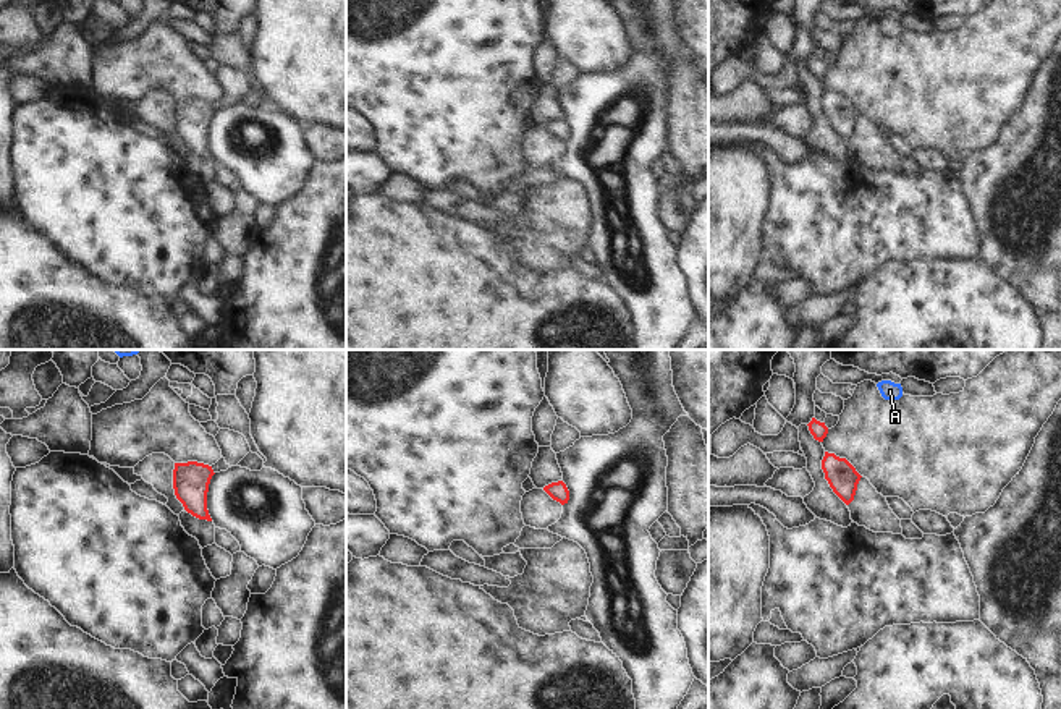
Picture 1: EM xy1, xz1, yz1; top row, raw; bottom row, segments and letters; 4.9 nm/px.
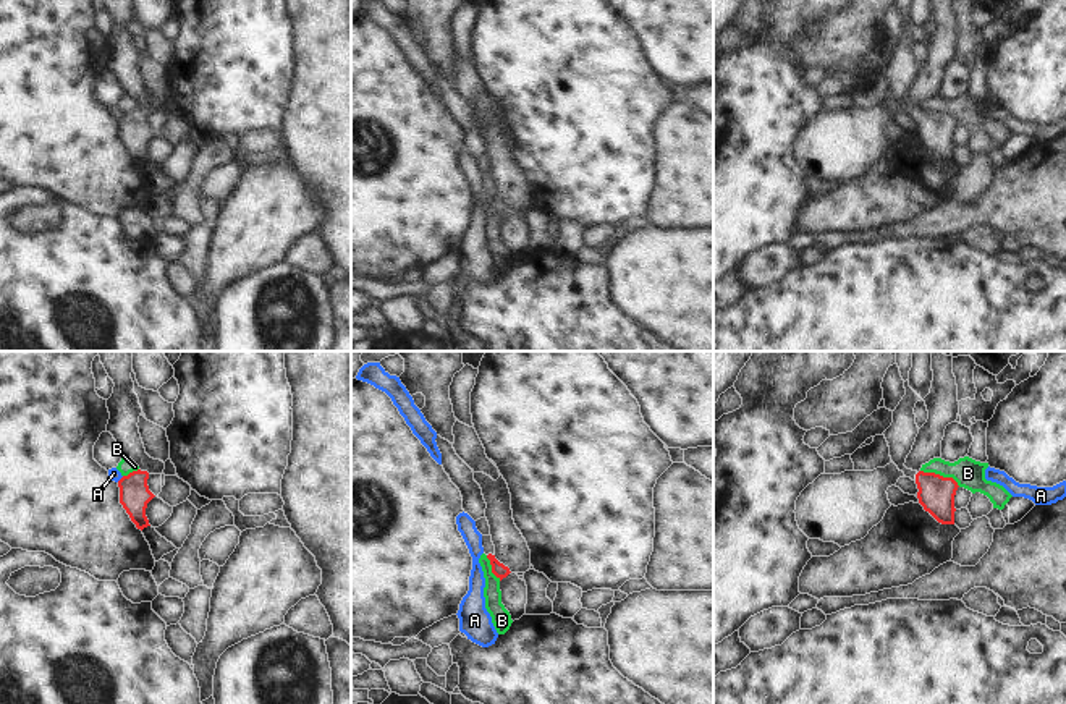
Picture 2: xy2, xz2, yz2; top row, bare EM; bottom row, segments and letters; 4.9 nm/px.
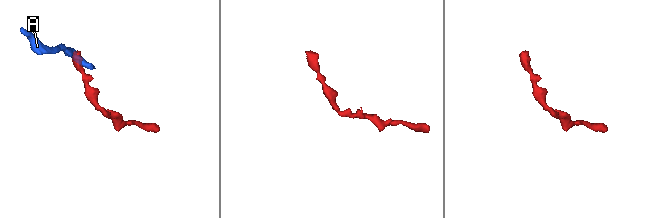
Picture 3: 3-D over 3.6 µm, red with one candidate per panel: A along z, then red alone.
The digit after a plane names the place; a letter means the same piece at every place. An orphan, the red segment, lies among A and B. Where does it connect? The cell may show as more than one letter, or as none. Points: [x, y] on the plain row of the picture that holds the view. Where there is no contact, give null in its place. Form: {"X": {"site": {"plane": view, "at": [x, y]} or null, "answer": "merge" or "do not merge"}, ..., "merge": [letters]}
{"A": {"site": {"plane": "xy2", "at": [122, 115]}, "answer": "do not merge"}, "B": {"site": {"plane": "yz2", "at": [939, 112]}, "answer": "do not merge"}, "merge": []}

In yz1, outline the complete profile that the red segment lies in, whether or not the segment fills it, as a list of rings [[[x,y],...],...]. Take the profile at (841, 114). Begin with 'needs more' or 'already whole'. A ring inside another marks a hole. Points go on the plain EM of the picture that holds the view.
already whole; [[[825,89],[822,97],[822,107],[833,129],[849,142],[854,138],[862,113],[846,96],[839,96],[828,89]]]

